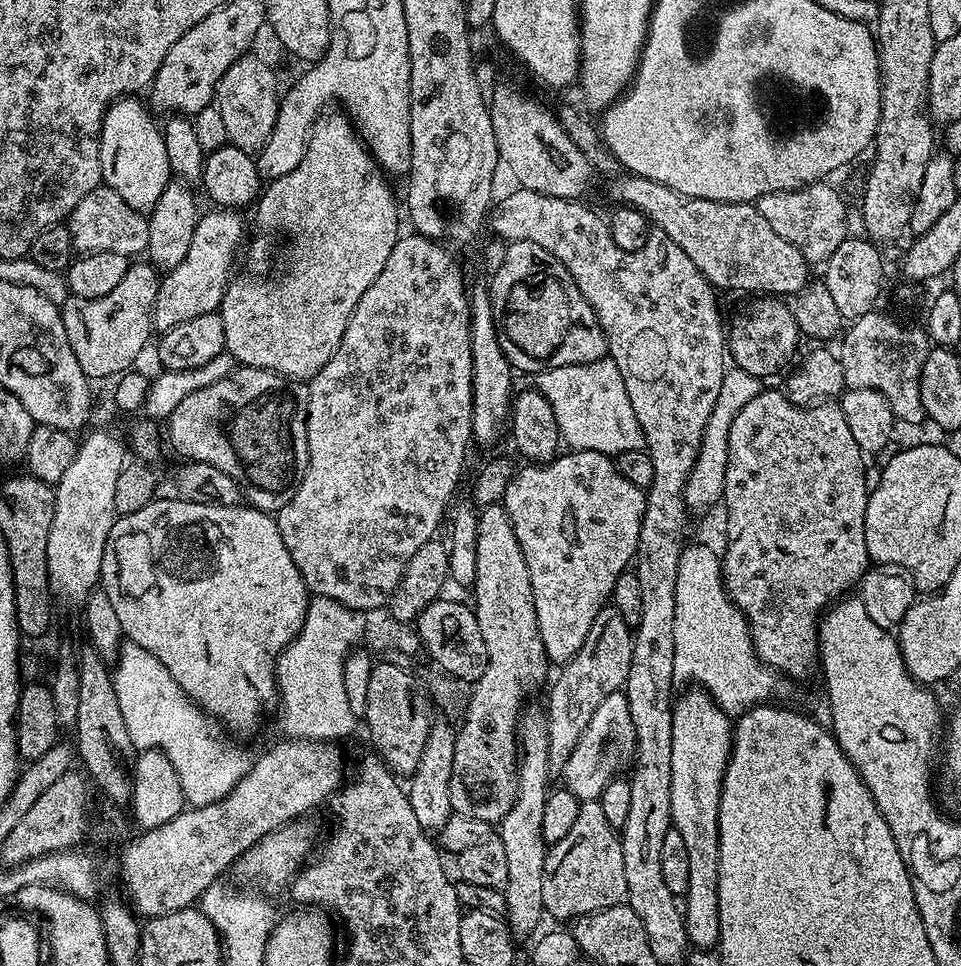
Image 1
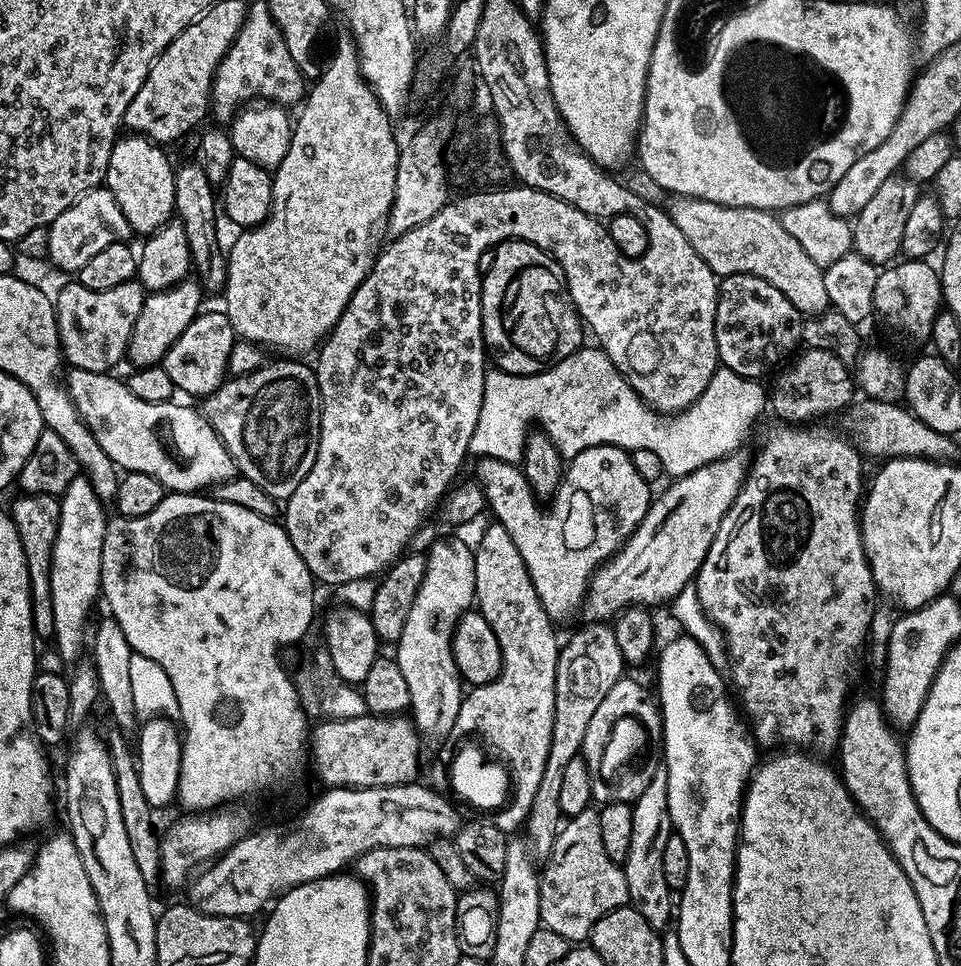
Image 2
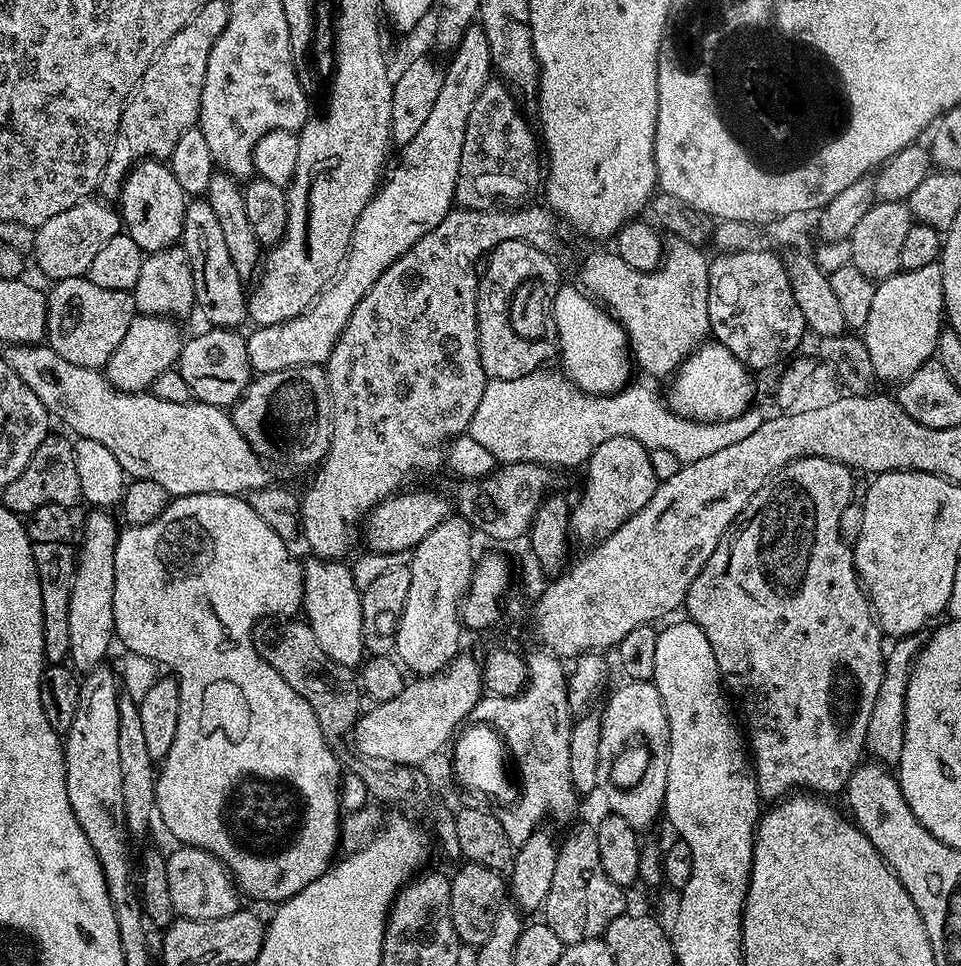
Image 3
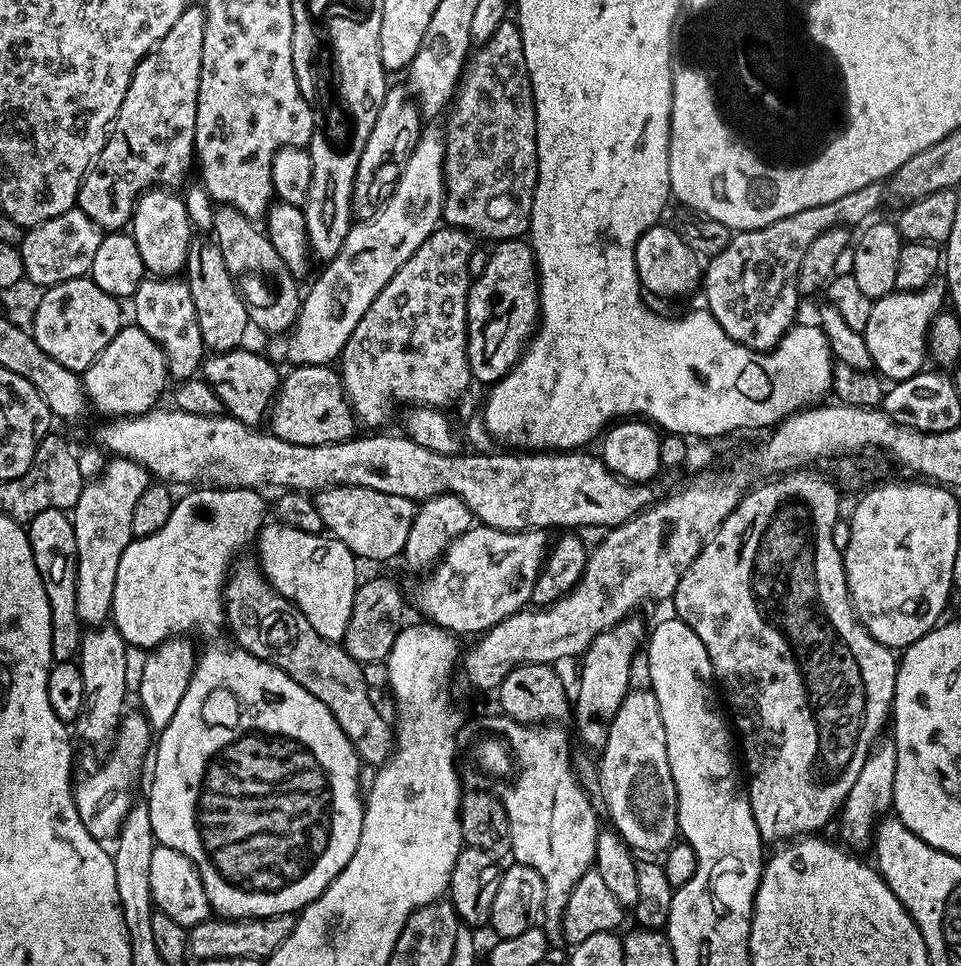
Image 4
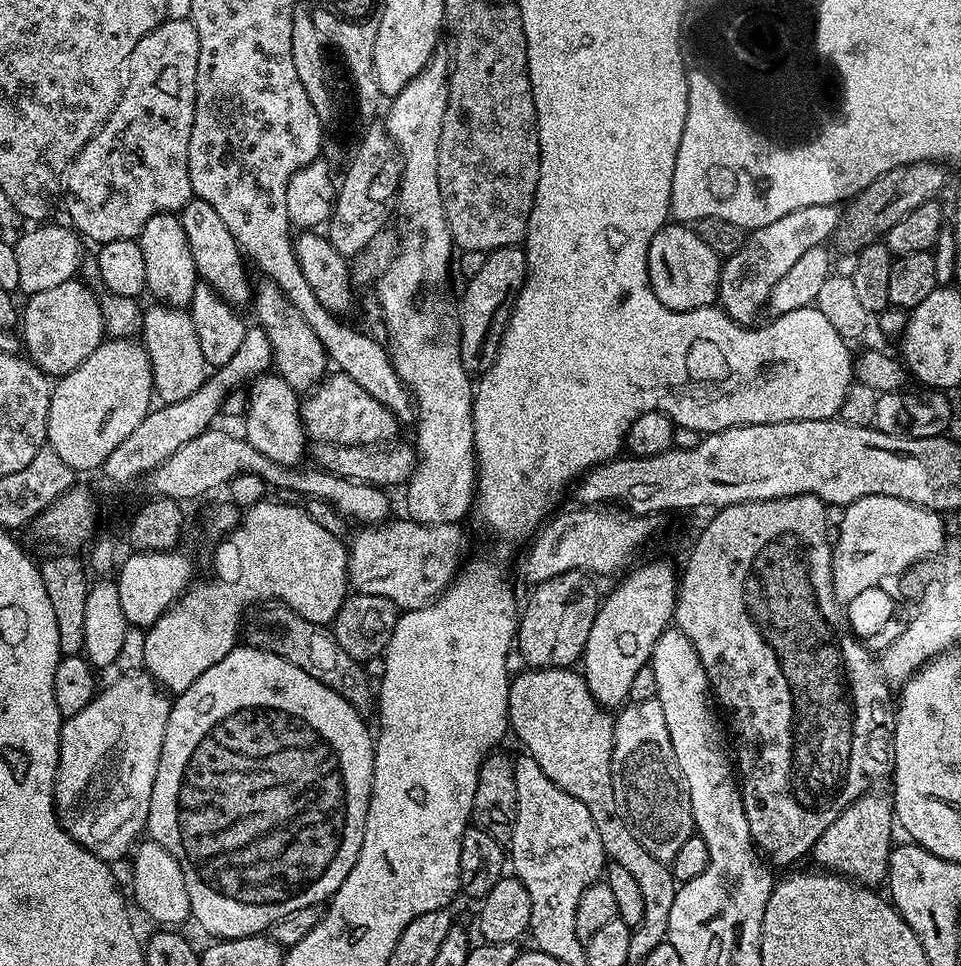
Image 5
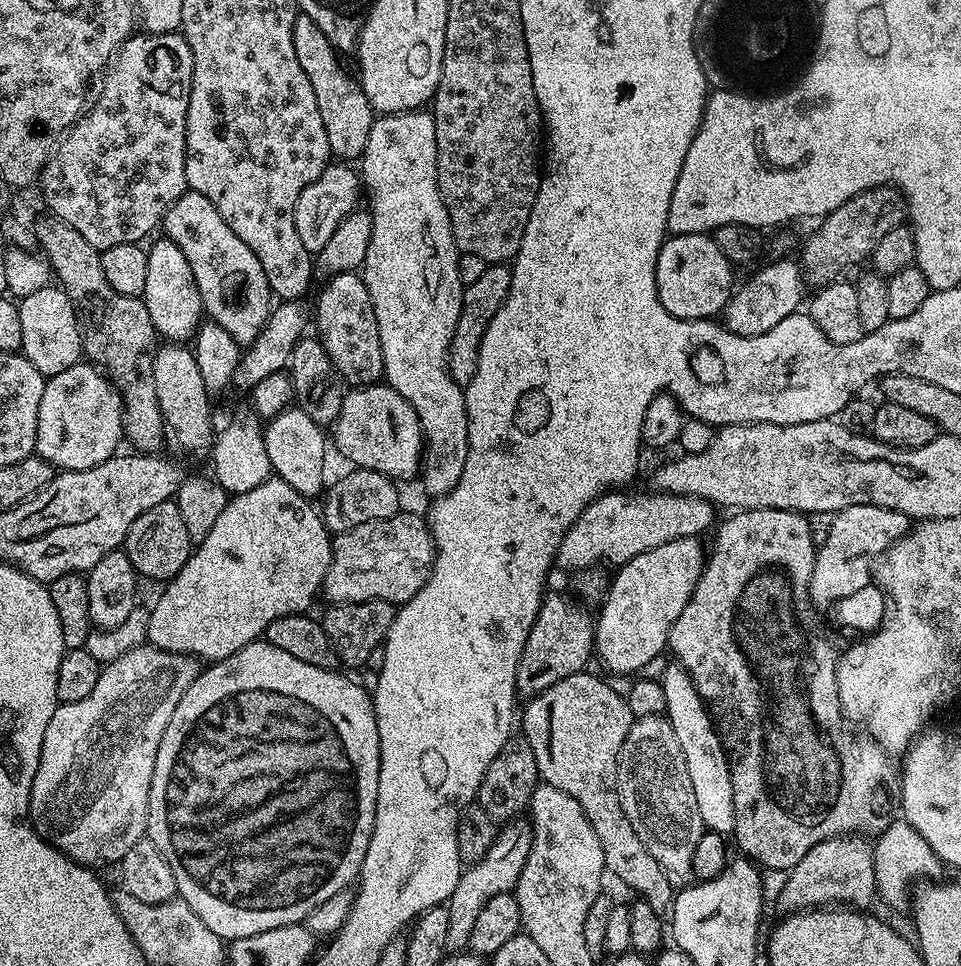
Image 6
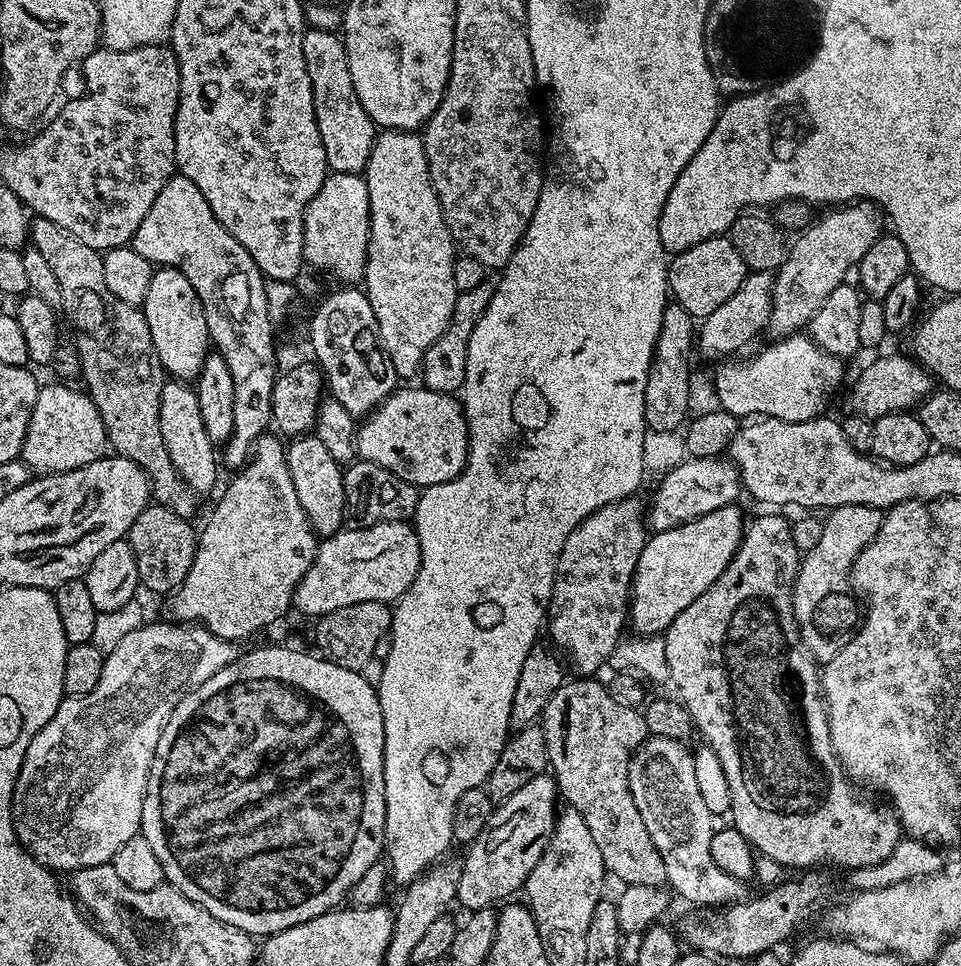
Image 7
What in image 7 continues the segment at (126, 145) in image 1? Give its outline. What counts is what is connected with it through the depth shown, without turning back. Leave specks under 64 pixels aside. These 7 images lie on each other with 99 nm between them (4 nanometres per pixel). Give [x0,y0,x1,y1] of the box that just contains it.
[142,267,210,382]

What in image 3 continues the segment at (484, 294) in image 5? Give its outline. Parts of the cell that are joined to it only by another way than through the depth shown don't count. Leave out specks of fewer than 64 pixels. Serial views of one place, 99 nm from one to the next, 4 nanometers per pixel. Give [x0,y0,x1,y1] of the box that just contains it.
[476,240,561,379]

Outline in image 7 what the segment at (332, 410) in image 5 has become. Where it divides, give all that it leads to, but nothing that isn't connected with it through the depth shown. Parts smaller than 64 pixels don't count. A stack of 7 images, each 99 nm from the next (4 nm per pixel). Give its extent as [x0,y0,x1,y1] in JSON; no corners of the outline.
[355,386,468,490]

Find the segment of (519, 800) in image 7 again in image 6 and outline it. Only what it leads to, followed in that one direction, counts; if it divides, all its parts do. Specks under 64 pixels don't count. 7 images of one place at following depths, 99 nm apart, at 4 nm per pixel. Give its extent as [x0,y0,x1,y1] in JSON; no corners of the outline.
[446,819,532,950]

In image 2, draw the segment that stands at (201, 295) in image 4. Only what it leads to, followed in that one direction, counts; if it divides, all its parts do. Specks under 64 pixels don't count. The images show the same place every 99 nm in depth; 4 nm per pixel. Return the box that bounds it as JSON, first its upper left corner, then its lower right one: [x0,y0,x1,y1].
[174,162,228,293]

